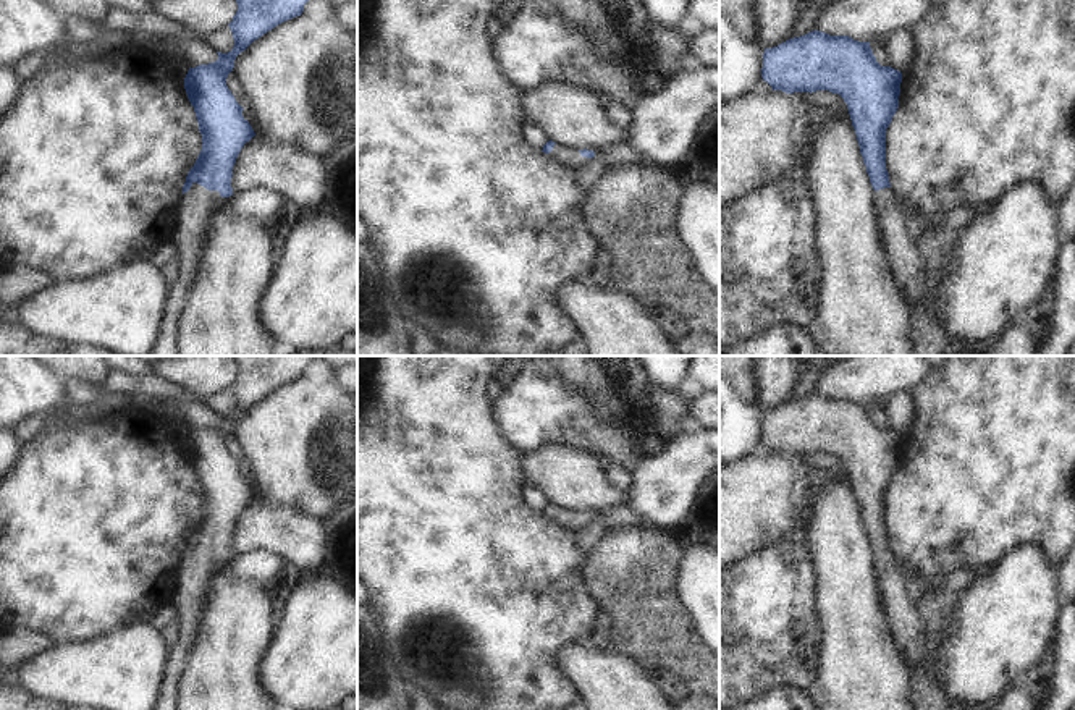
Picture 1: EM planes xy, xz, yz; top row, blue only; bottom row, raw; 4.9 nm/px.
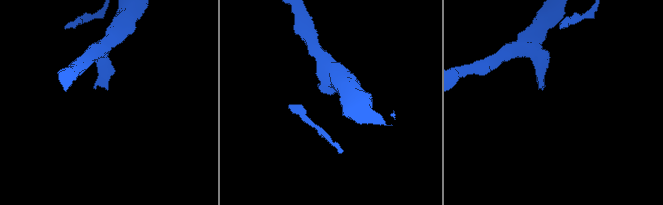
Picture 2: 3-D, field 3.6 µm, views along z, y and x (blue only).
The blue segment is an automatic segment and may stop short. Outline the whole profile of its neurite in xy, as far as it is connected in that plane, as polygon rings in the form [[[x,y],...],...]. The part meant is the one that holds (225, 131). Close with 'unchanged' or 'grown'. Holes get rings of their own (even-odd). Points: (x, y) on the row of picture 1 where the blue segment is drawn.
[[[236,0],[238,11],[228,24],[234,47],[218,53],[209,65],[189,68],[184,89],[194,107],[202,150],[186,176],[176,205],[175,235],[178,260],[162,315],[160,340],[149,356],[178,356],[178,317],[191,285],[204,233],[212,210],[233,196],[231,178],[236,158],[255,133],[242,116],[242,107],[226,86],[236,57],[278,24],[301,16],[309,0]]]; grown

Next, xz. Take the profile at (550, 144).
[[[548,141],[543,146],[545,154],[548,154],[553,160],[556,160],[558,163],[569,167],[572,170],[580,168],[582,165],[585,165],[590,158],[595,157],[593,150],[572,150],[571,147],[563,147],[553,141]]]; grown

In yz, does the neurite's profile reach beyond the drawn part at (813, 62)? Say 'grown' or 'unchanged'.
grown

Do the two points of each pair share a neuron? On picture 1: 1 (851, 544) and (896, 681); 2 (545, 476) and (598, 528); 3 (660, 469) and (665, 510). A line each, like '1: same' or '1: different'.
1: same
2: different
3: same

